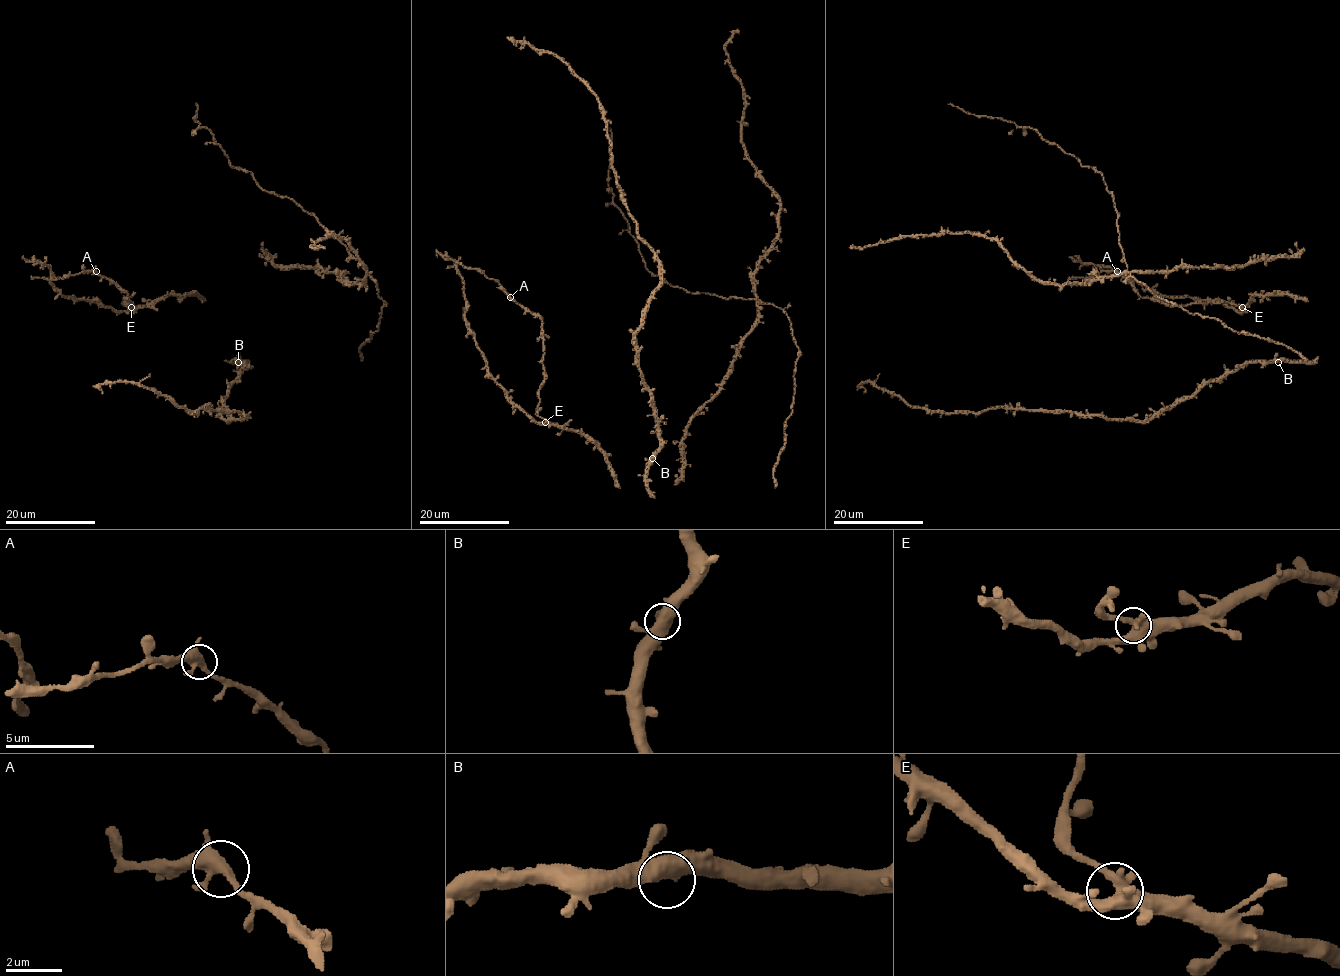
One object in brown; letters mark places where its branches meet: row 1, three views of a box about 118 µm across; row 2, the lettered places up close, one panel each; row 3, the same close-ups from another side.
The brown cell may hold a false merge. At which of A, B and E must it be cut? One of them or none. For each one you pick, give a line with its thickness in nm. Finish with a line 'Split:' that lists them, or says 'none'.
Split: none

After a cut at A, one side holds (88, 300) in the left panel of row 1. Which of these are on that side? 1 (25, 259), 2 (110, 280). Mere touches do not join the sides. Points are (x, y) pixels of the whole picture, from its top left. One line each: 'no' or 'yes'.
1: yes
2: yes

